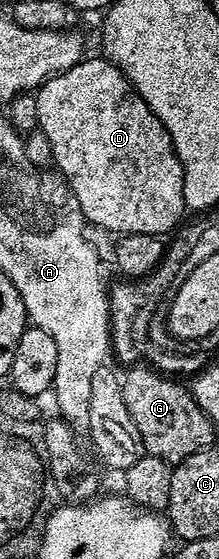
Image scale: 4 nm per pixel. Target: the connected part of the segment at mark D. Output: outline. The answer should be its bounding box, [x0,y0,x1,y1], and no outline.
[36,57,187,235]

